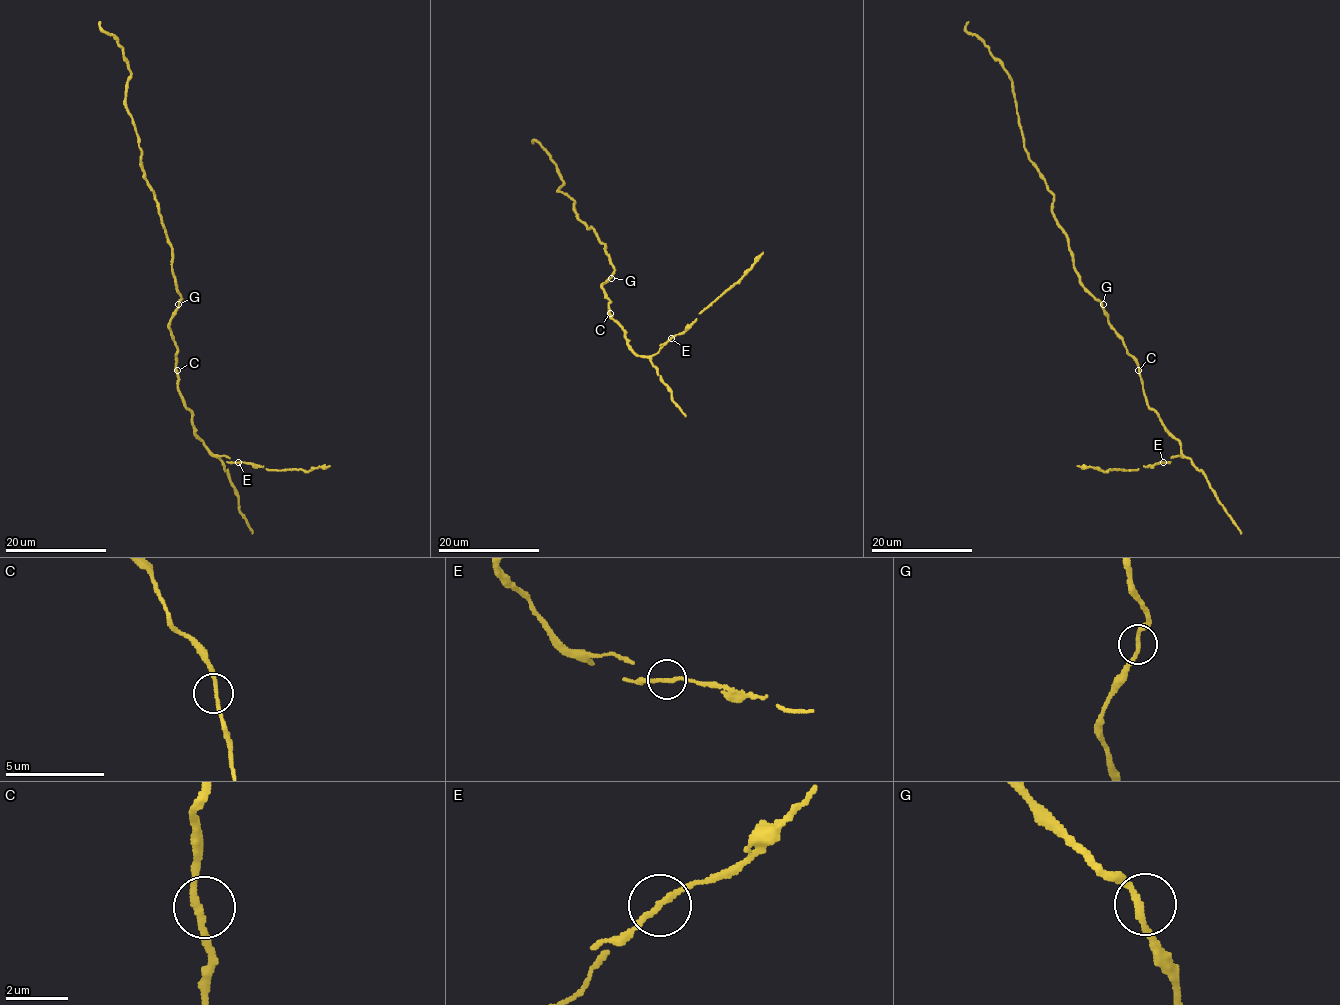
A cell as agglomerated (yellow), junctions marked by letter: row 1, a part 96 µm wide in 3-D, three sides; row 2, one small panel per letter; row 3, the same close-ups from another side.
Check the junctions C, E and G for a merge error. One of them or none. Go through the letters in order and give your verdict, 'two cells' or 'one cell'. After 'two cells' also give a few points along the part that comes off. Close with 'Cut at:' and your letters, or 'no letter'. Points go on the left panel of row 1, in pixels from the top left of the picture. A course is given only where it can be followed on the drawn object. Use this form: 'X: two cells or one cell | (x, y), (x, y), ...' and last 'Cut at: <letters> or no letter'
C: one cell
E: one cell
G: one cell
Cut at: no letter

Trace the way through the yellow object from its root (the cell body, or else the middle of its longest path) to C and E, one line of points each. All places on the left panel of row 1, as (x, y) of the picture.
C: (178, 304), (170, 322), (171, 337), (177, 347), (177, 370)
E: (178, 304), (170, 322), (177, 347), (178, 393), (204, 445), (228, 461), (238, 461)

